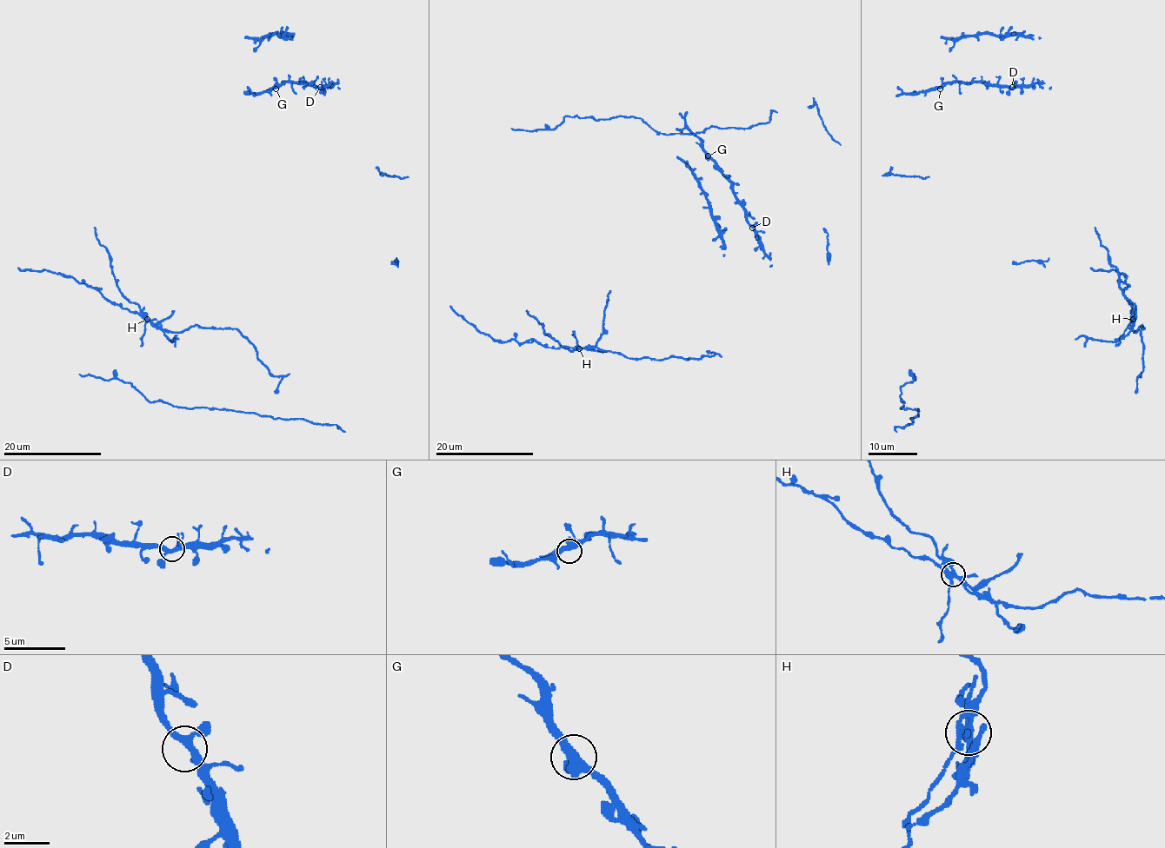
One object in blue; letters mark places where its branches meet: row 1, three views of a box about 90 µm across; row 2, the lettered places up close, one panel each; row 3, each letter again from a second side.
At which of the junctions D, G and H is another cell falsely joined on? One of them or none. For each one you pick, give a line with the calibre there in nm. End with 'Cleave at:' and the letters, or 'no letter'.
H: 320 nm thick
Cleave at: H

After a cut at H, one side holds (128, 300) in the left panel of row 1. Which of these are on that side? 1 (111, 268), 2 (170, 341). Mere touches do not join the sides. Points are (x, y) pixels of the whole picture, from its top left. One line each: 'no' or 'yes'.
1: yes
2: yes

